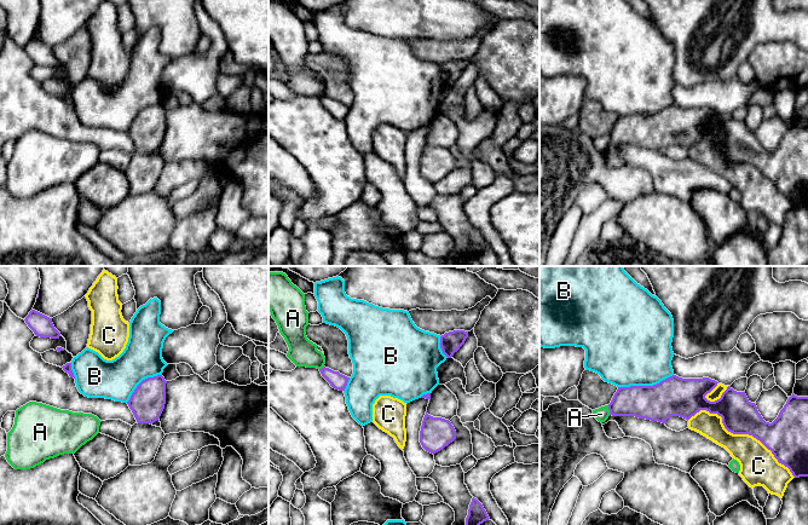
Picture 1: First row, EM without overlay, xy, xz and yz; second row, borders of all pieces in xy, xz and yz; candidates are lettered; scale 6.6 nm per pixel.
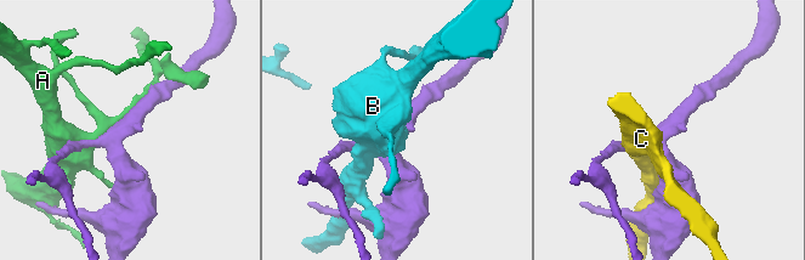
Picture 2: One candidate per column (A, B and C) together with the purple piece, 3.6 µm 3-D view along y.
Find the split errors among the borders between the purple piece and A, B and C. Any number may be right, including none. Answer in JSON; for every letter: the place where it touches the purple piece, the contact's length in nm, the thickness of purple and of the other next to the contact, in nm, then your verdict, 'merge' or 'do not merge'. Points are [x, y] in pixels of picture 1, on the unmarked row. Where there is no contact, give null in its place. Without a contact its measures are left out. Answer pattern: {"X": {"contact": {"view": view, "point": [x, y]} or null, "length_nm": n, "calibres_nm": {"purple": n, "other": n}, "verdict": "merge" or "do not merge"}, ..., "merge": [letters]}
{"A": {"contact": {"view": "yz", "point": [609, 138]}, "length_nm": 70, "calibres_nm": {"purple": 220, "other": 90}, "verdict": "do not merge"}, "B": {"contact": {"view": "yz", "point": [645, 115]}, "length_nm": 380, "calibres_nm": {"purple": 260, "other": 480}, "verdict": "do not merge"}, "C": {"contact": {"view": "yz", "point": [740, 162]}, "length_nm": 800, "calibres_nm": {"purple": 240, "other": 240}, "verdict": "do not merge"}, "merge": []}

